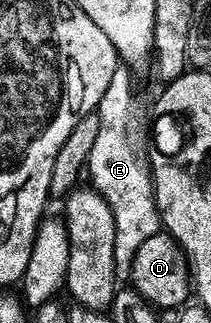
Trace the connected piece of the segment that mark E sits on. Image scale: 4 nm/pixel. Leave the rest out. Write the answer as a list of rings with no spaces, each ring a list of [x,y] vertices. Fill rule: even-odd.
[[[109,90],[106,94],[102,94],[102,98],[98,102],[98,106],[96,107],[96,113],[98,114],[98,135],[95,138],[94,146],[90,149],[90,158],[88,159],[88,167],[86,169],[87,175],[90,177],[92,175],[92,184],[91,187],[94,189],[97,194],[102,197],[102,199],[106,202],[106,206],[110,206],[110,214],[114,214],[114,262],[116,263],[116,274],[117,277],[120,278],[128,278],[132,275],[132,263],[134,262],[134,254],[138,254],[138,246],[142,246],[142,242],[146,242],[146,238],[150,238],[154,235],[154,233],[161,231],[162,228],[162,217],[160,214],[160,209],[156,207],[156,191],[152,189],[152,173],[150,171],[150,161],[146,155],[145,149],[142,147],[142,140],[141,140],[141,148],[140,148],[140,140],[138,137],[135,136],[134,133],[132,133],[132,119],[136,116],[136,106],[132,102],[132,96],[128,92],[116,92],[117,90]]]

